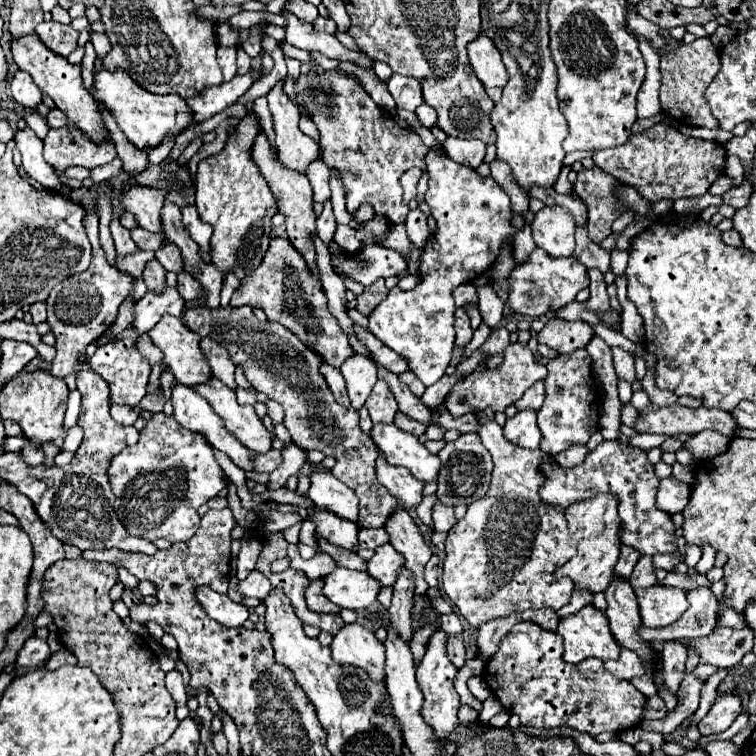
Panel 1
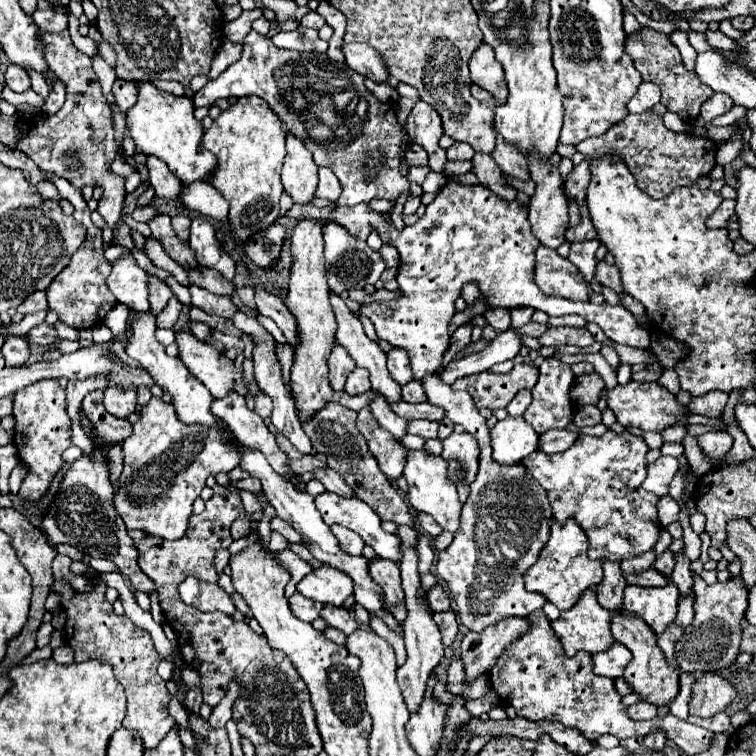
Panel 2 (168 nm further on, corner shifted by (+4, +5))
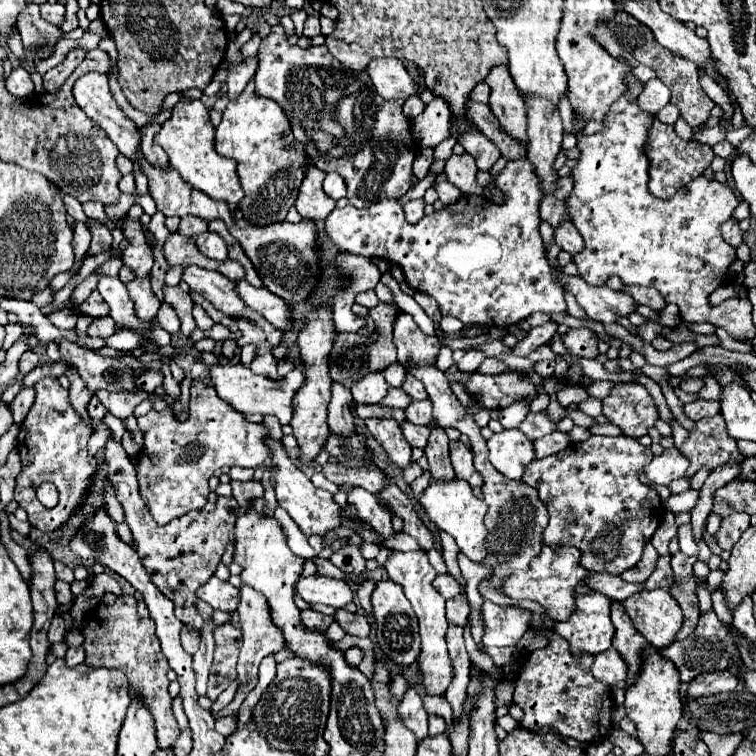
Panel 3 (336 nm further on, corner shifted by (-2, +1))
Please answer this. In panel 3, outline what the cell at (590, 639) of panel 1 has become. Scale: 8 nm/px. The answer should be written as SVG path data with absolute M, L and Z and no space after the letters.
M585 593L575 597L575 611L565 623L555 623L555 633L569 641L571 653L581 651L597 655L611 647L613 623L609 619L611 601L601 593Z

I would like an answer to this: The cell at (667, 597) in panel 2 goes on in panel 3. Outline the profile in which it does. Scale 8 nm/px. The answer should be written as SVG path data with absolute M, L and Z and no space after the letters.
M667 589L639 591L623 601L623 609L633 621L635 629L649 641L651 647L663 649L673 643L683 625L683 615Z

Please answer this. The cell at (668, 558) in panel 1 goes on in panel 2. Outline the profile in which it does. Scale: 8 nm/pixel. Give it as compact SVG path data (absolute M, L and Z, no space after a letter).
M665 551L665 553L655 561L653 567L655 567L659 573L671 577L671 571L673 571L673 567L675 567L675 553L673 553L673 551Z

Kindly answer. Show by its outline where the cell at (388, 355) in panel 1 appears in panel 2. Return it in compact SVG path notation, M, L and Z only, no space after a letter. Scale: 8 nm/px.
M393 347L387 353L387 369L395 377L395 381L401 383L401 385L413 379L413 373L411 373L411 367L409 367L409 355L407 355L405 349Z

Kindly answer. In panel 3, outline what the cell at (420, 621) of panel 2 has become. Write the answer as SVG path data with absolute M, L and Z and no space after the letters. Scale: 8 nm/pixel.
M407 689L399 711L401 711L399 717L401 717L403 725L413 731L417 743L423 741L427 737L427 713L423 709L421 695L415 689Z

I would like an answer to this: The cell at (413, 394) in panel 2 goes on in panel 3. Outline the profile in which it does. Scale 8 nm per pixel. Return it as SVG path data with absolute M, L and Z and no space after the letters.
M429 399L413 401L409 409L405 409L405 417L413 425L429 425L433 419L433 405Z

